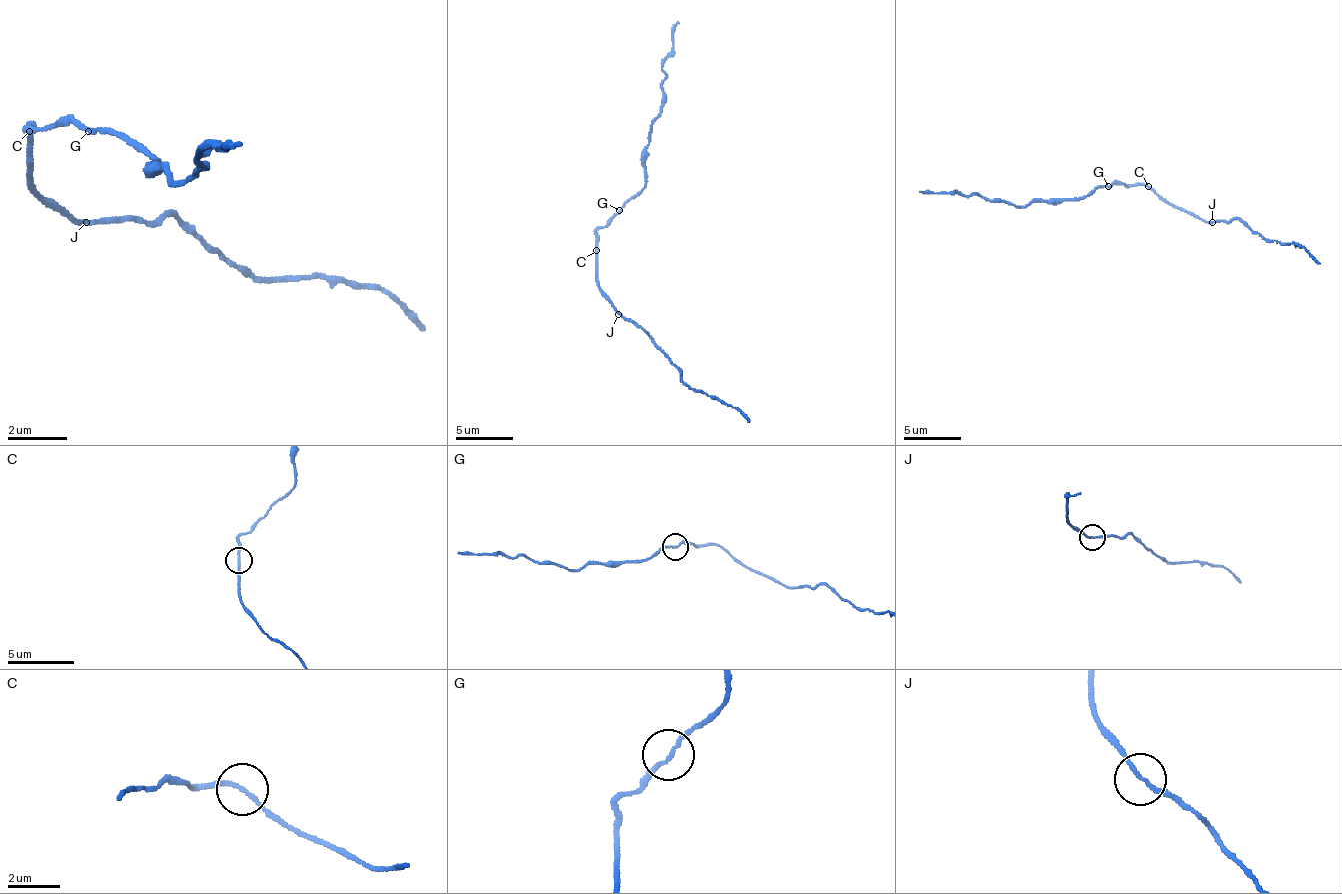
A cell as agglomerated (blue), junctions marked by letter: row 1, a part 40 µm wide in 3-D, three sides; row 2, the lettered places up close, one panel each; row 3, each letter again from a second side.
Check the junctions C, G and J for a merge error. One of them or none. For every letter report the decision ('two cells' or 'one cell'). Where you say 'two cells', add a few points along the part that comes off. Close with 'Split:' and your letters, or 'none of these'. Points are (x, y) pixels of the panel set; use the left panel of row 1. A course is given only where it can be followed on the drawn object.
C: one cell
G: one cell
J: two cells; course (88, 220), (133, 220), (170, 212), (207, 249), (259, 279), (377, 286), (422, 331)
Split: J

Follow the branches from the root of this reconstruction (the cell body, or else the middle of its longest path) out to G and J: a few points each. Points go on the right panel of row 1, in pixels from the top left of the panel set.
G: (1148, 186), (1142, 184), (1125, 186), (1111, 184), (1108, 186)
J: (1148, 186), (1171, 204), (1211, 221)

